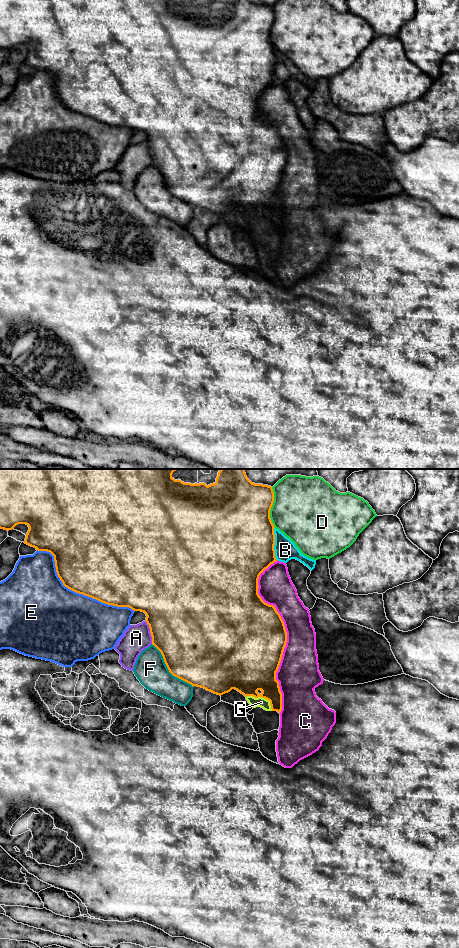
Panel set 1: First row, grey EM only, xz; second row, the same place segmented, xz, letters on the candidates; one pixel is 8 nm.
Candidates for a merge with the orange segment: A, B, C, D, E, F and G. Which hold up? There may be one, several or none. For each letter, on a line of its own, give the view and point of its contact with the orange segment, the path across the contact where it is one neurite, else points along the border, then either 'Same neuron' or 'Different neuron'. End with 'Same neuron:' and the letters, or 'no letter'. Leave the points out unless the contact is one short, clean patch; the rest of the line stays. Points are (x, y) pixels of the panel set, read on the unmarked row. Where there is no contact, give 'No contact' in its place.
A: Touches orange at xz (150, 152). Different neuron
B: Touches orange at xz (274, 63). Different neuron
C: Touches orange at xz (286, 154). Different neuron
D: Touches orange at xz (271, 26). Different neuron
E: Touches orange at xz (77, 112). Different neuron
F: Touches orange at xz (168, 189). Different neuron
G: Touches orange at xz (262, 217). Boundary: xz (246, 216), (264, 217), (269, 221), (272, 229). Different neuron
Same neuron: no letter

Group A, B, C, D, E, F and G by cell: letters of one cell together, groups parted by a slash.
A / B / C / D / E / F / G

